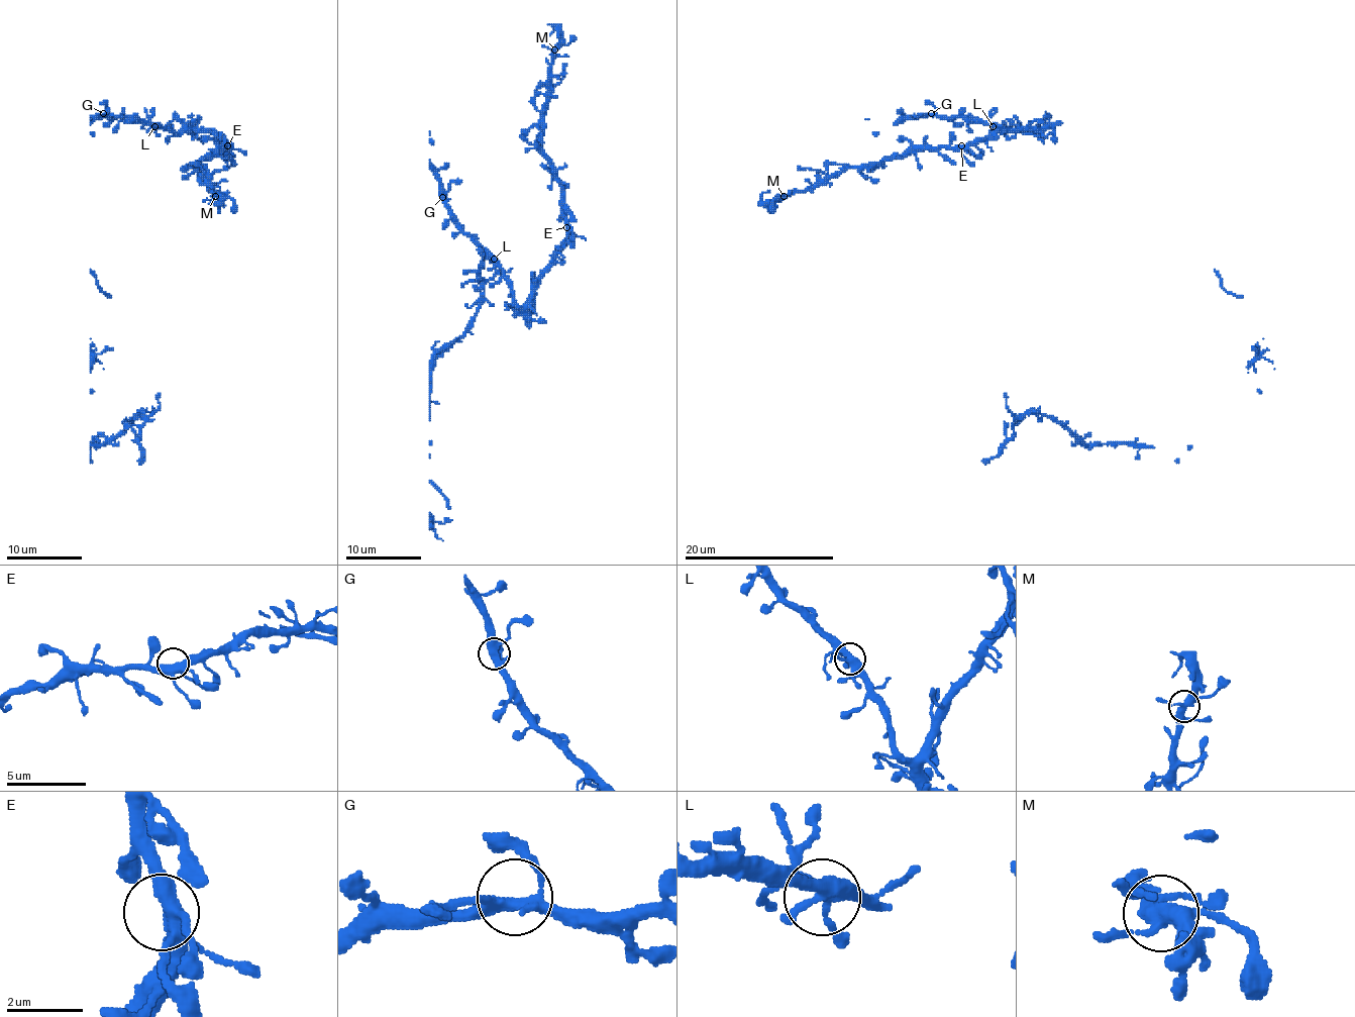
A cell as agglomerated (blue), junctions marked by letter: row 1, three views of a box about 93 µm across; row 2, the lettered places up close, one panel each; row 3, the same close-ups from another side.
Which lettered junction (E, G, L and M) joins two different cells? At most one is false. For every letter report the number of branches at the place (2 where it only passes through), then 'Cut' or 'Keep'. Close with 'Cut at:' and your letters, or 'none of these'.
E: Branches: 5. Keep
G: Branches: 5. Keep
L: Branches: 5. Keep
M: Branches: 5. Keep
Cut at: none of these

